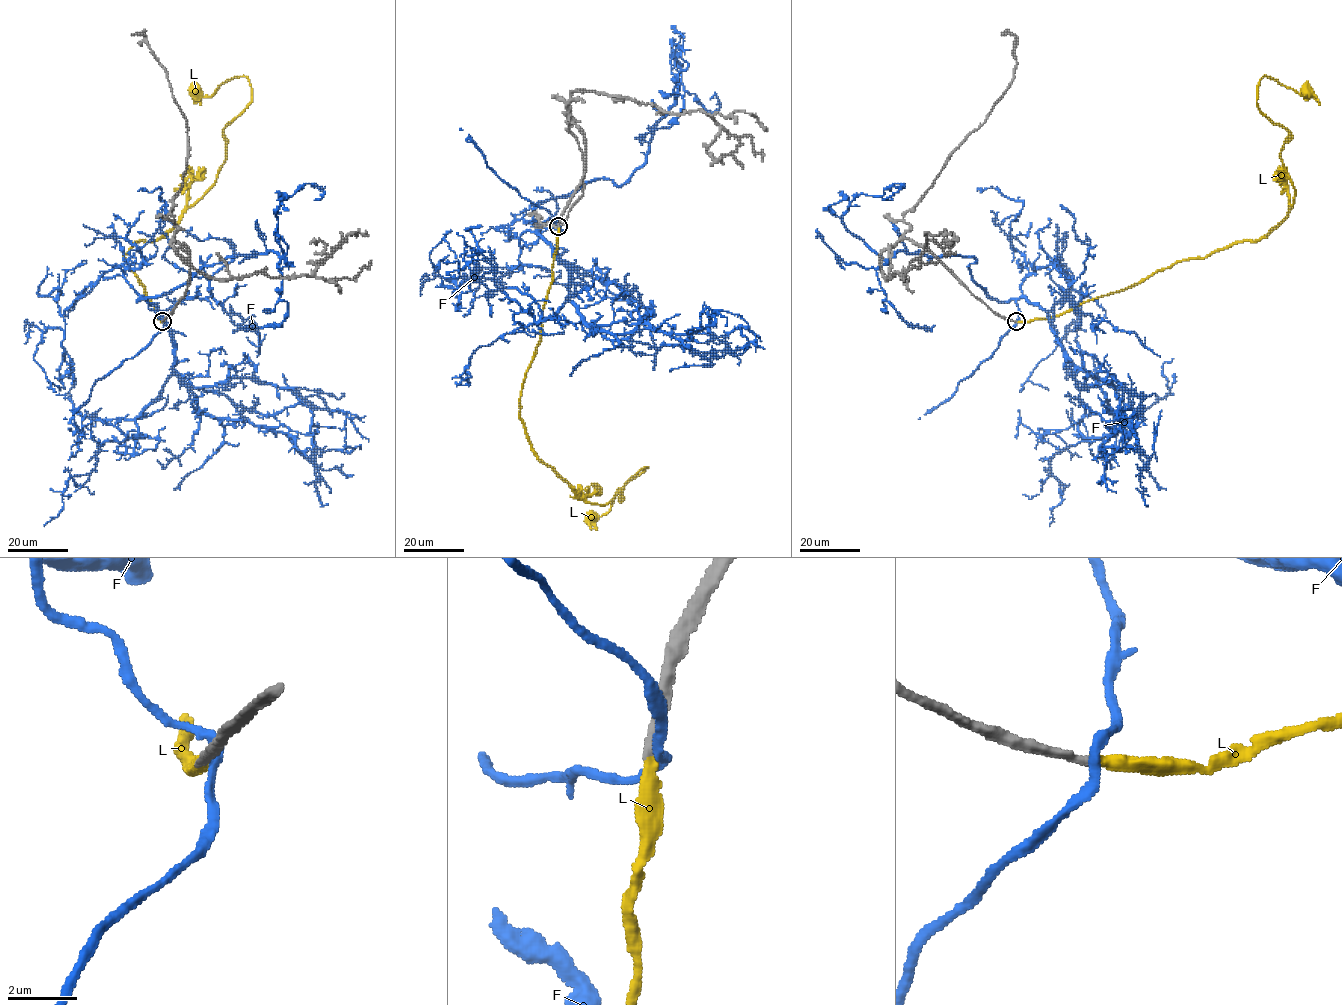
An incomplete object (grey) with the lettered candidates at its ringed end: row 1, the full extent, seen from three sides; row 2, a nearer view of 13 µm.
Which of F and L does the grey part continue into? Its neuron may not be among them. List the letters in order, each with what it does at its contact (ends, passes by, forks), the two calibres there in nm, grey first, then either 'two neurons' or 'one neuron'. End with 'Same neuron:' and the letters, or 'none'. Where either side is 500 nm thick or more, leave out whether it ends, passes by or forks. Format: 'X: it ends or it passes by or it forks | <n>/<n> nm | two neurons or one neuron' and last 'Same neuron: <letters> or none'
F: it passes by | 280/280 nm | two neurons
L: it ends | 280/400 nm | one neuron
Same neuron: L

